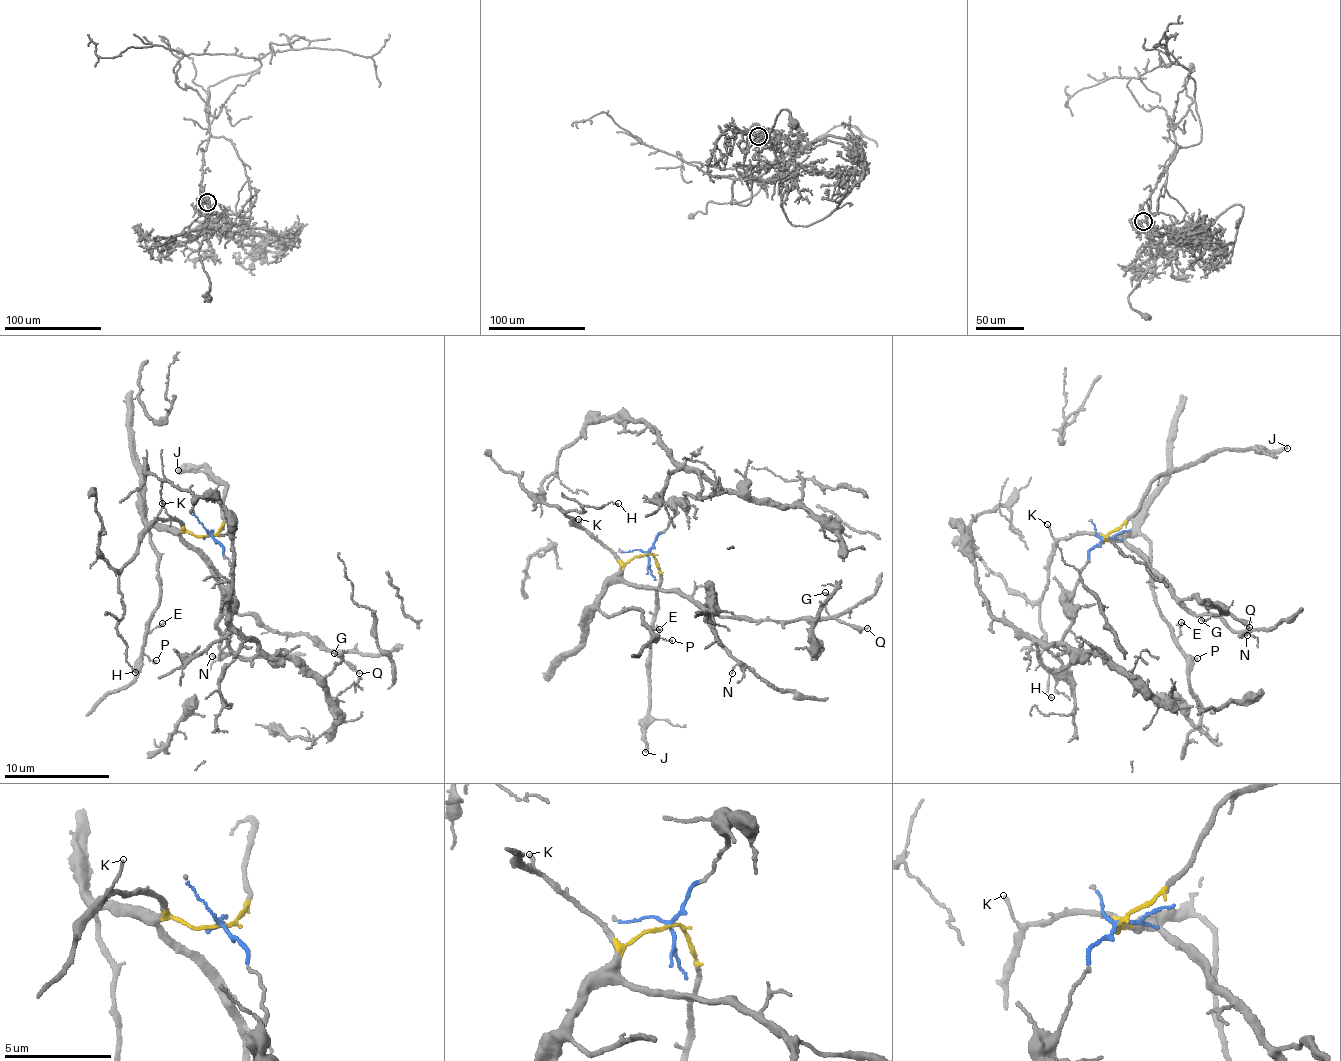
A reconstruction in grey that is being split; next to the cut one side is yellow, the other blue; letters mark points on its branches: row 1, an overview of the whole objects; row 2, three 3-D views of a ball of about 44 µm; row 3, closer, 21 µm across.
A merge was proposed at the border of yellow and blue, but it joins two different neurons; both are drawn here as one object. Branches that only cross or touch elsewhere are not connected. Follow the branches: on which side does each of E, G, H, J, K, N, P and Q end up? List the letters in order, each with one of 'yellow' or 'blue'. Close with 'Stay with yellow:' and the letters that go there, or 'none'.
E: yellow
G: yellow
H: yellow
J: yellow
K: yellow
N: yellow
P: yellow
Q: yellow
Stay with yellow: E, G, H, J, K, N, P, Q

